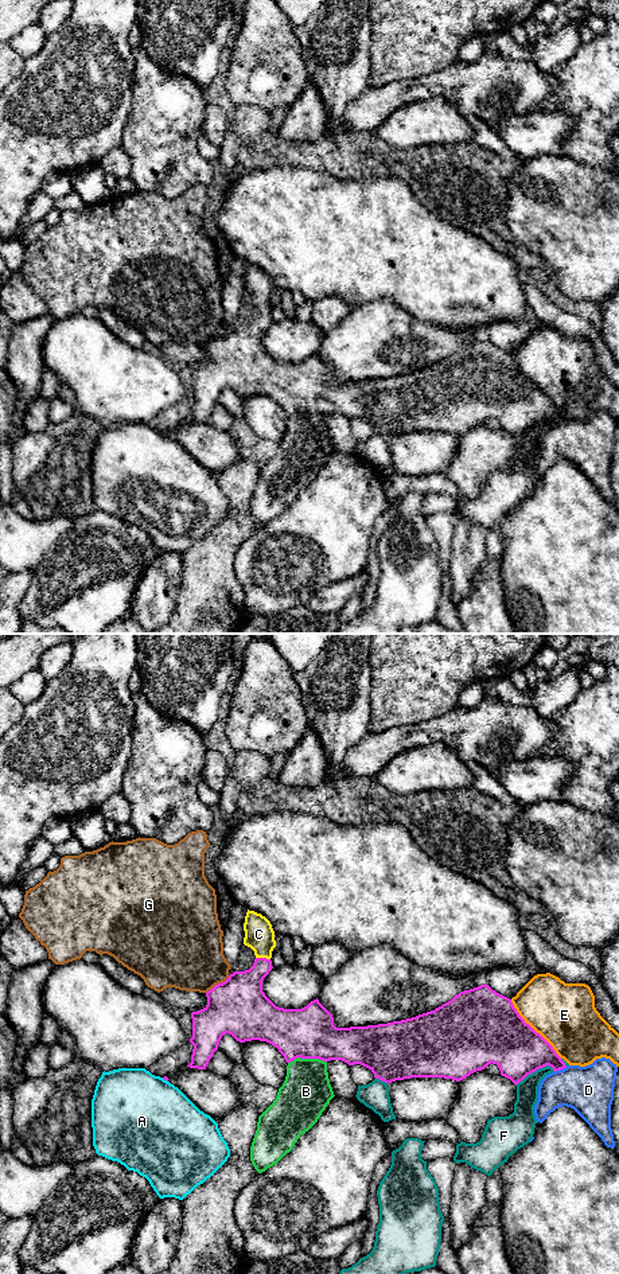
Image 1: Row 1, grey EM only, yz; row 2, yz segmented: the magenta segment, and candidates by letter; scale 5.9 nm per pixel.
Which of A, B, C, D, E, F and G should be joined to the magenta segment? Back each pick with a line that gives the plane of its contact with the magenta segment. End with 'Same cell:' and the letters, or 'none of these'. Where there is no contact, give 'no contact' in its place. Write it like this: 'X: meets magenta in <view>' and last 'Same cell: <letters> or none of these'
C: meets magenta in yz
Same cell: C

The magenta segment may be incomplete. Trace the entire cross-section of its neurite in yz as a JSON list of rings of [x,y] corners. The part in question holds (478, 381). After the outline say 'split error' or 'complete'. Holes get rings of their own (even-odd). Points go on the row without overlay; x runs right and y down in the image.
[[[248,264],[244,285],[244,299],[254,305],[254,317],[249,324],[234,326],[225,336],[215,339],[206,347],[207,359],[191,367],[192,391],[190,397],[194,400],[194,404],[191,417],[187,420],[190,422],[206,424],[210,413],[218,404],[222,390],[226,387],[240,397],[252,394],[266,396],[279,404],[287,417],[300,412],[323,416],[342,414],[349,420],[361,418],[369,422],[375,433],[385,437],[410,432],[444,432],[460,436],[493,417],[498,420],[502,430],[510,433],[517,440],[527,429],[546,420],[552,421],[554,426],[567,422],[553,401],[525,377],[511,354],[497,347],[487,338],[460,346],[435,365],[401,375],[367,381],[336,382],[332,369],[318,352],[301,363],[279,362],[262,346],[262,335],[273,322],[270,312],[276,295],[272,278],[261,268]]] | split error

